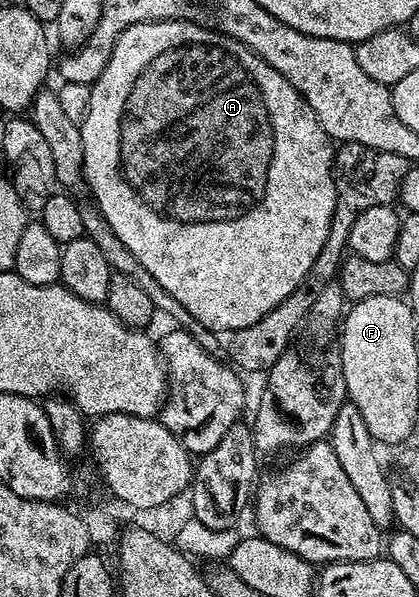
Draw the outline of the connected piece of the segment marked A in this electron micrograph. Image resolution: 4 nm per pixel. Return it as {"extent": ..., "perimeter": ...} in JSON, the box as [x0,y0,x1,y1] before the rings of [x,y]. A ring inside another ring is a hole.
{"extent":[79,20,336,334],"perimeter":[[[155,20],[130,26],[118,38],[118,42],[106,62],[106,70],[102,70],[102,74],[96,79],[95,84],[91,85],[91,89],[88,113],[84,115],[83,120],[79,121],[82,134],[84,184],[92,191],[92,196],[96,199],[93,200],[95,207],[100,209],[106,222],[110,222],[110,230],[114,230],[114,234],[118,234],[118,238],[122,238],[126,250],[130,250],[130,254],[134,254],[134,258],[138,258],[138,262],[142,262],[142,266],[152,275],[154,282],[158,282],[158,286],[162,286],[162,290],[166,290],[166,294],[170,294],[170,298],[177,300],[181,309],[185,313],[188,311],[187,315],[191,319],[197,320],[203,328],[208,328],[217,334],[231,334],[237,332],[242,326],[250,326],[254,322],[258,322],[258,318],[270,314],[270,310],[274,310],[274,306],[278,306],[278,302],[282,302],[282,298],[294,294],[294,286],[298,286],[298,282],[302,282],[302,278],[306,278],[306,270],[310,270],[310,266],[314,266],[314,258],[318,258],[318,254],[326,242],[326,234],[330,234],[330,222],[336,205],[334,144],[322,130],[314,110],[310,110],[310,106],[304,101],[302,94],[298,94],[298,90],[294,90],[294,86],[290,86],[290,82],[286,78],[282,78],[282,74],[278,74],[278,70],[274,70],[274,66],[270,66],[262,58],[258,58],[258,54],[251,52],[242,42],[229,36],[223,36],[221,32],[212,32],[208,28],[185,20]]]}

